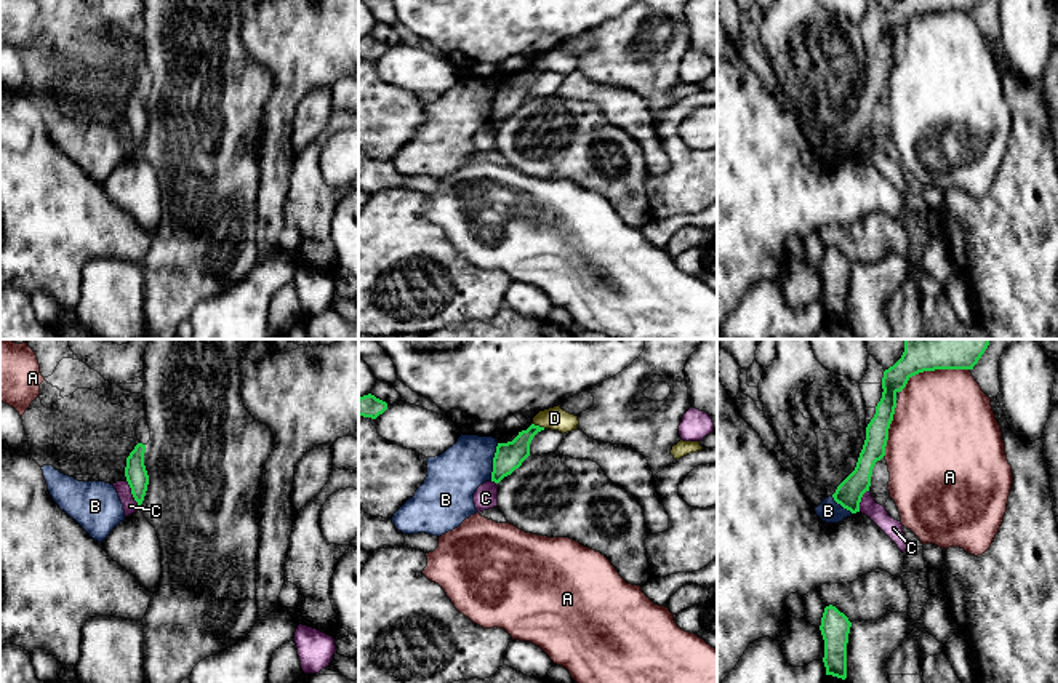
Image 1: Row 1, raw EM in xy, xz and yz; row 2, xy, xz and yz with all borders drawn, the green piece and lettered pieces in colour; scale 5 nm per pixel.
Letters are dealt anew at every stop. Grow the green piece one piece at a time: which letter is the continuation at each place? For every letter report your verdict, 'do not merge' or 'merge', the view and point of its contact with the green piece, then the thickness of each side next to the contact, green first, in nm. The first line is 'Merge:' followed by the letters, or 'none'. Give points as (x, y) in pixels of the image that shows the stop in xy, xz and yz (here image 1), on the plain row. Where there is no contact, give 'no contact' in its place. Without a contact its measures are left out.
Merge: none
A: do not merge | yz (933, 11) | 120/480 nm
B: do not merge | xz (493, 104) | 140/260 nm
C: do not merge | xy (132, 135) | 110/80 nm
D: do not merge | xz (538, 67) | 140/110 nm

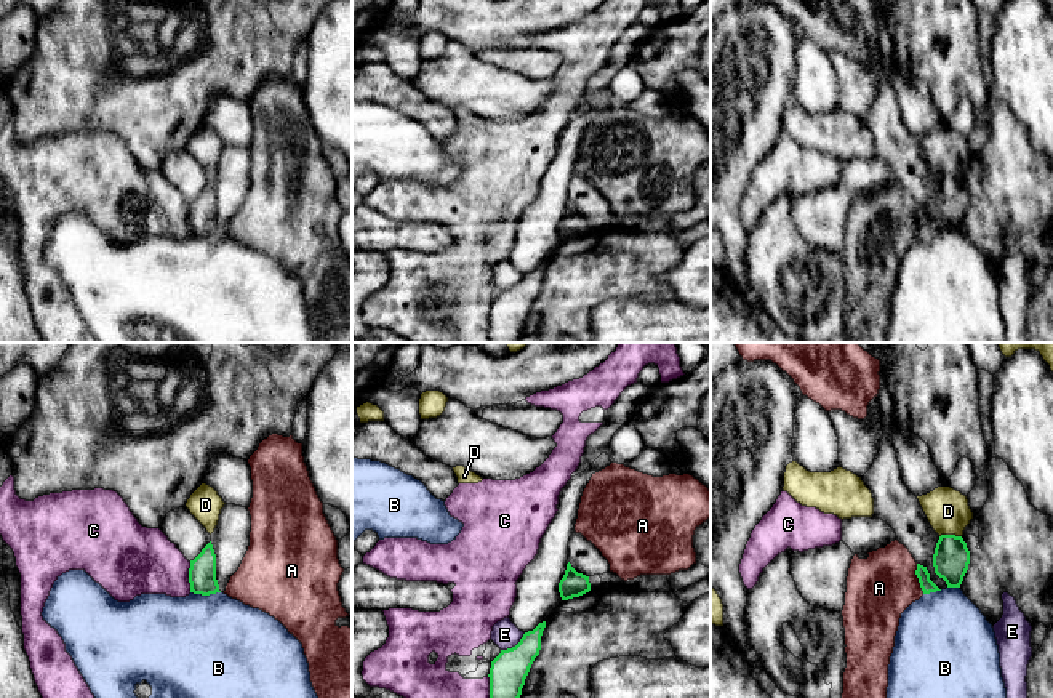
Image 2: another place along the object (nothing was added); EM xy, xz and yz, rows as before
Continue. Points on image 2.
Merge: none
A: do not merge | yz (917, 218) | 70/320 nm
B: do not merge | xy (205, 236) | 140/500 nm
C: do not merge | xy (189, 218) | 140/340 nm
D: do not merge | yz (949, 176) | 180/220 nm
E: do not merge | xz (516, 287) | 190/140 nm

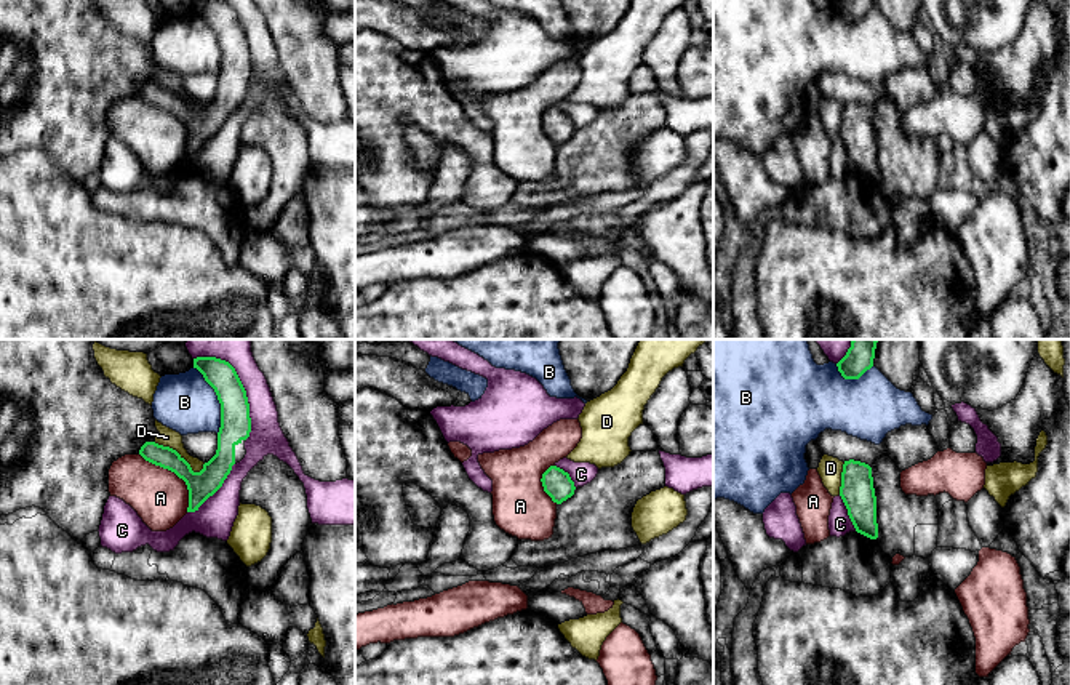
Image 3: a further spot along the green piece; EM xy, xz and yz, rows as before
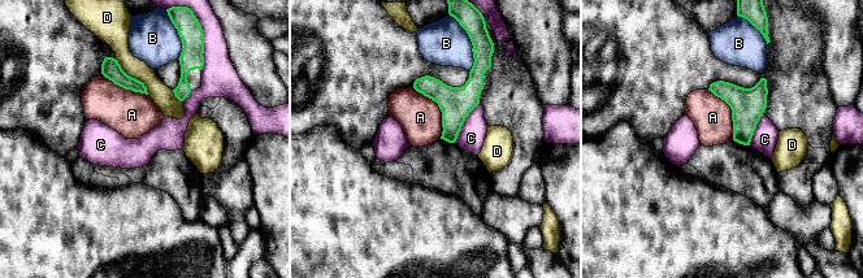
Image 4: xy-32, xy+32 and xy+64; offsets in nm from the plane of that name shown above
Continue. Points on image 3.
Merge: none
A: do not merge | xy (176, 116) | 140/280 nm
B: do not merge | xy (218, 40) | 160/300 nm
C: do not merge | xy (247, 39) | 160/170 nm
D: do not merge | xy (179, 96) | 140/90 nm

